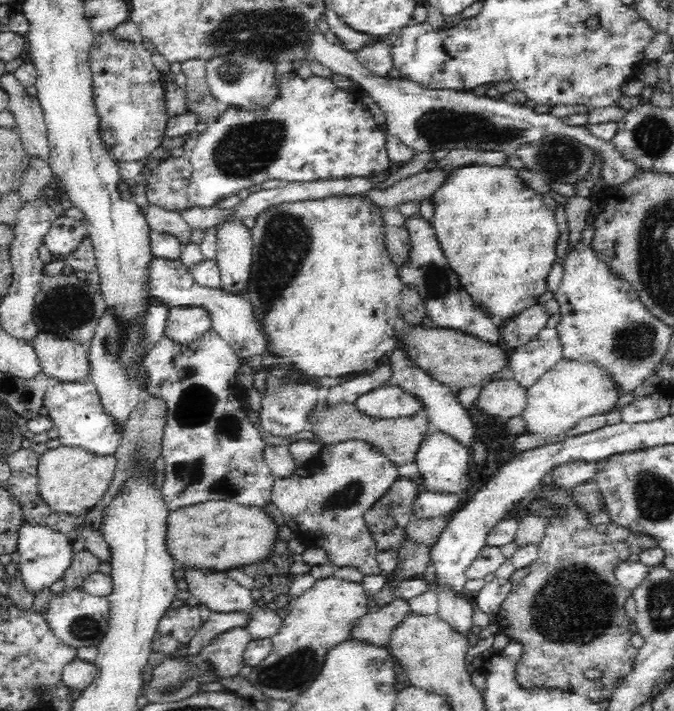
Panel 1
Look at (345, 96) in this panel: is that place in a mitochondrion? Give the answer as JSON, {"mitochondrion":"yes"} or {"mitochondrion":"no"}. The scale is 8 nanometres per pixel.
{"mitochondrion":"no"}

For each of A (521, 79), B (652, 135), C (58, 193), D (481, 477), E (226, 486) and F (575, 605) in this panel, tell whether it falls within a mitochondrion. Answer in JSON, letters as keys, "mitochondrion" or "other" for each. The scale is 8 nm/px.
{"A":"other","B":"mitochondrion","C":"other","D":"other","E":"mitochondrion","F":"mitochondrion"}

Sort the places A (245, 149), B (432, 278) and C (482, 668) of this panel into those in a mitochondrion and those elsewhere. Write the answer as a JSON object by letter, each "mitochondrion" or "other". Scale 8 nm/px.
{"A":"mitochondrion","B":"mitochondrion","C":"other"}

